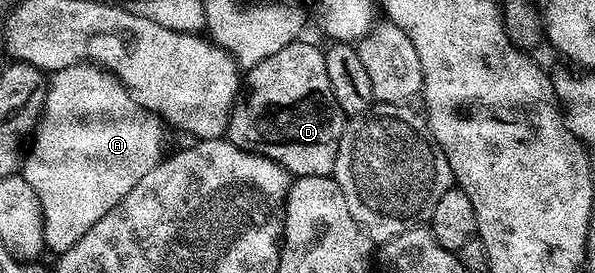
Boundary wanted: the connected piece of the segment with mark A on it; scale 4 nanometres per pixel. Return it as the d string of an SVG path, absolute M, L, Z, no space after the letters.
M88 63L58 69L48 78L49 94L45 100L45 112L31 138L31 148L23 162L23 175L27 183L39 195L43 215L43 235L46 250L53 255L66 253L107 211L111 211L163 160L161 139L163 122L151 111L147 111L121 85L111 73Z

